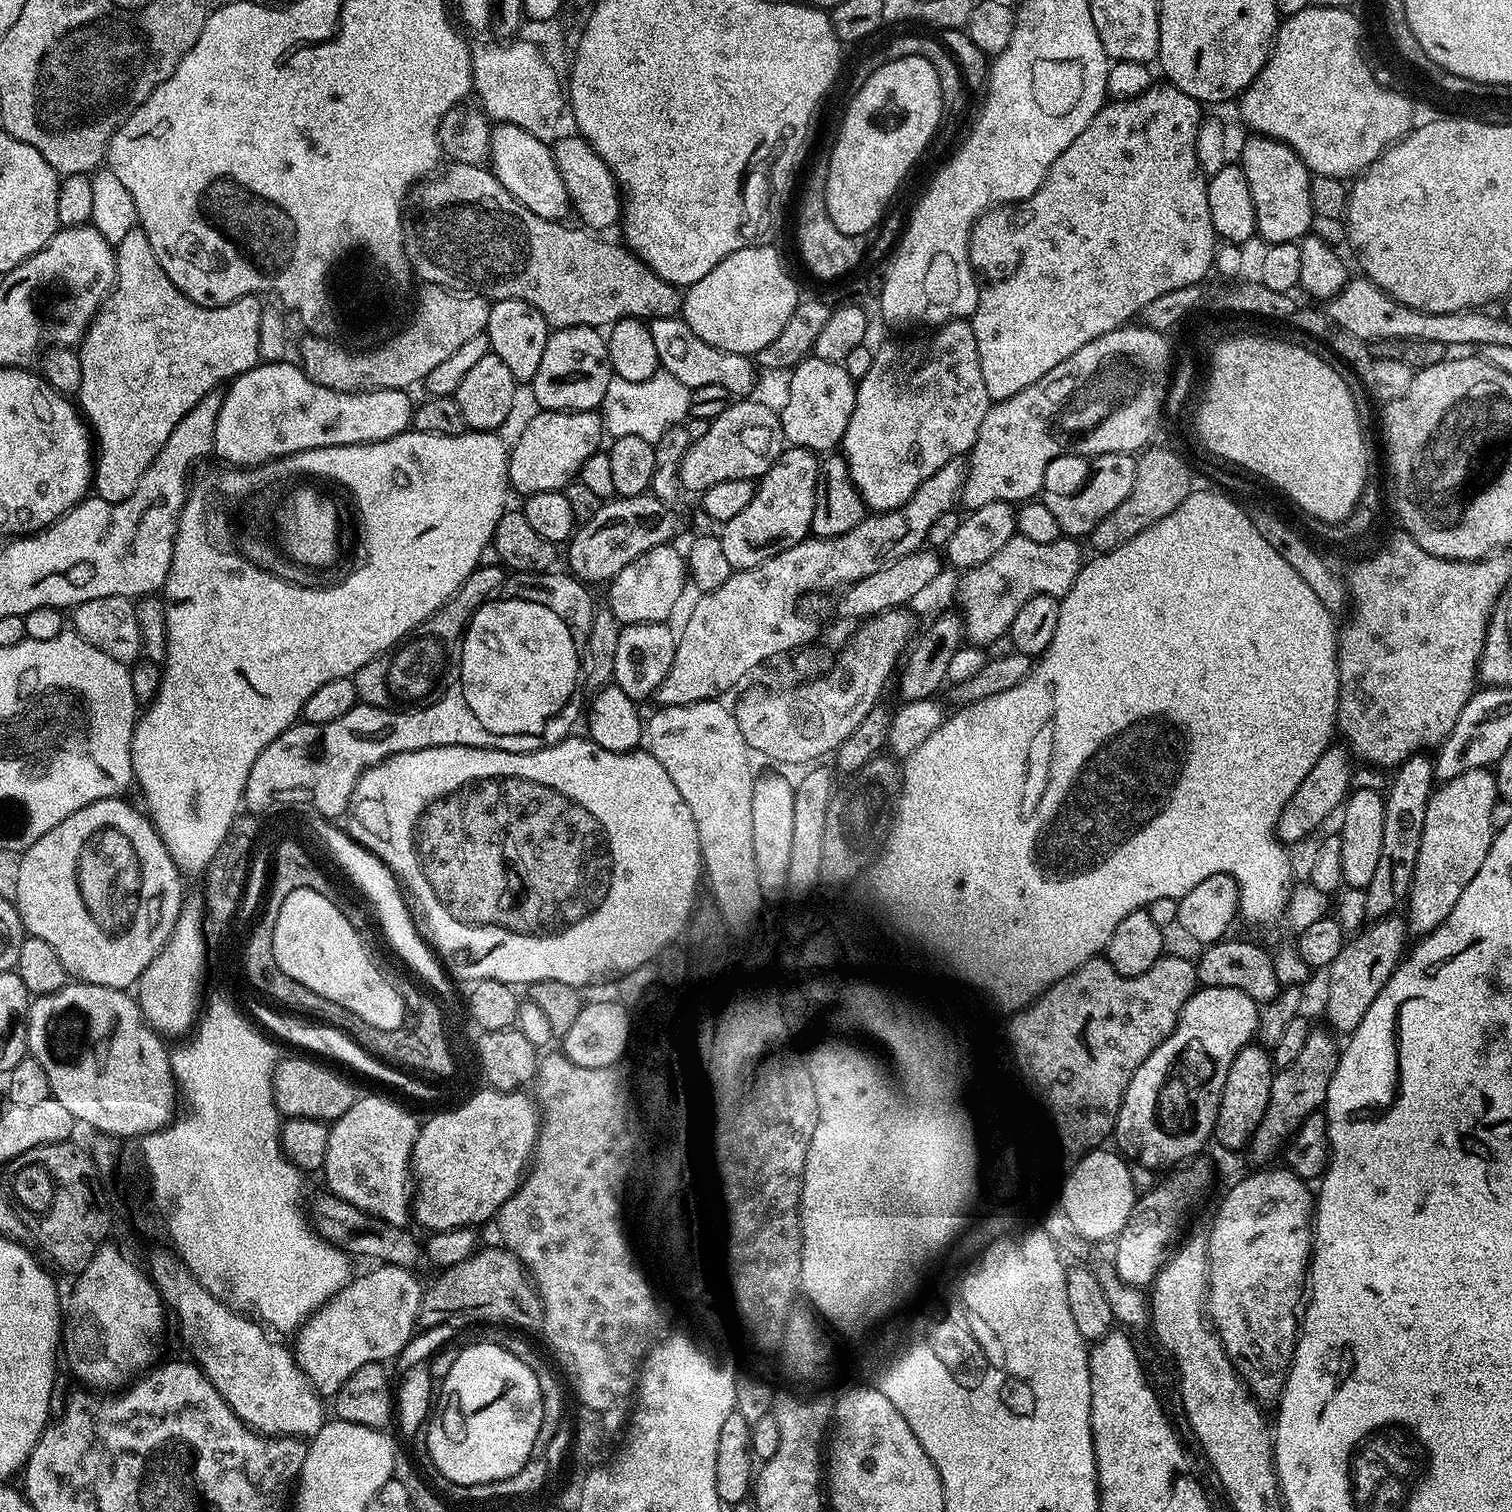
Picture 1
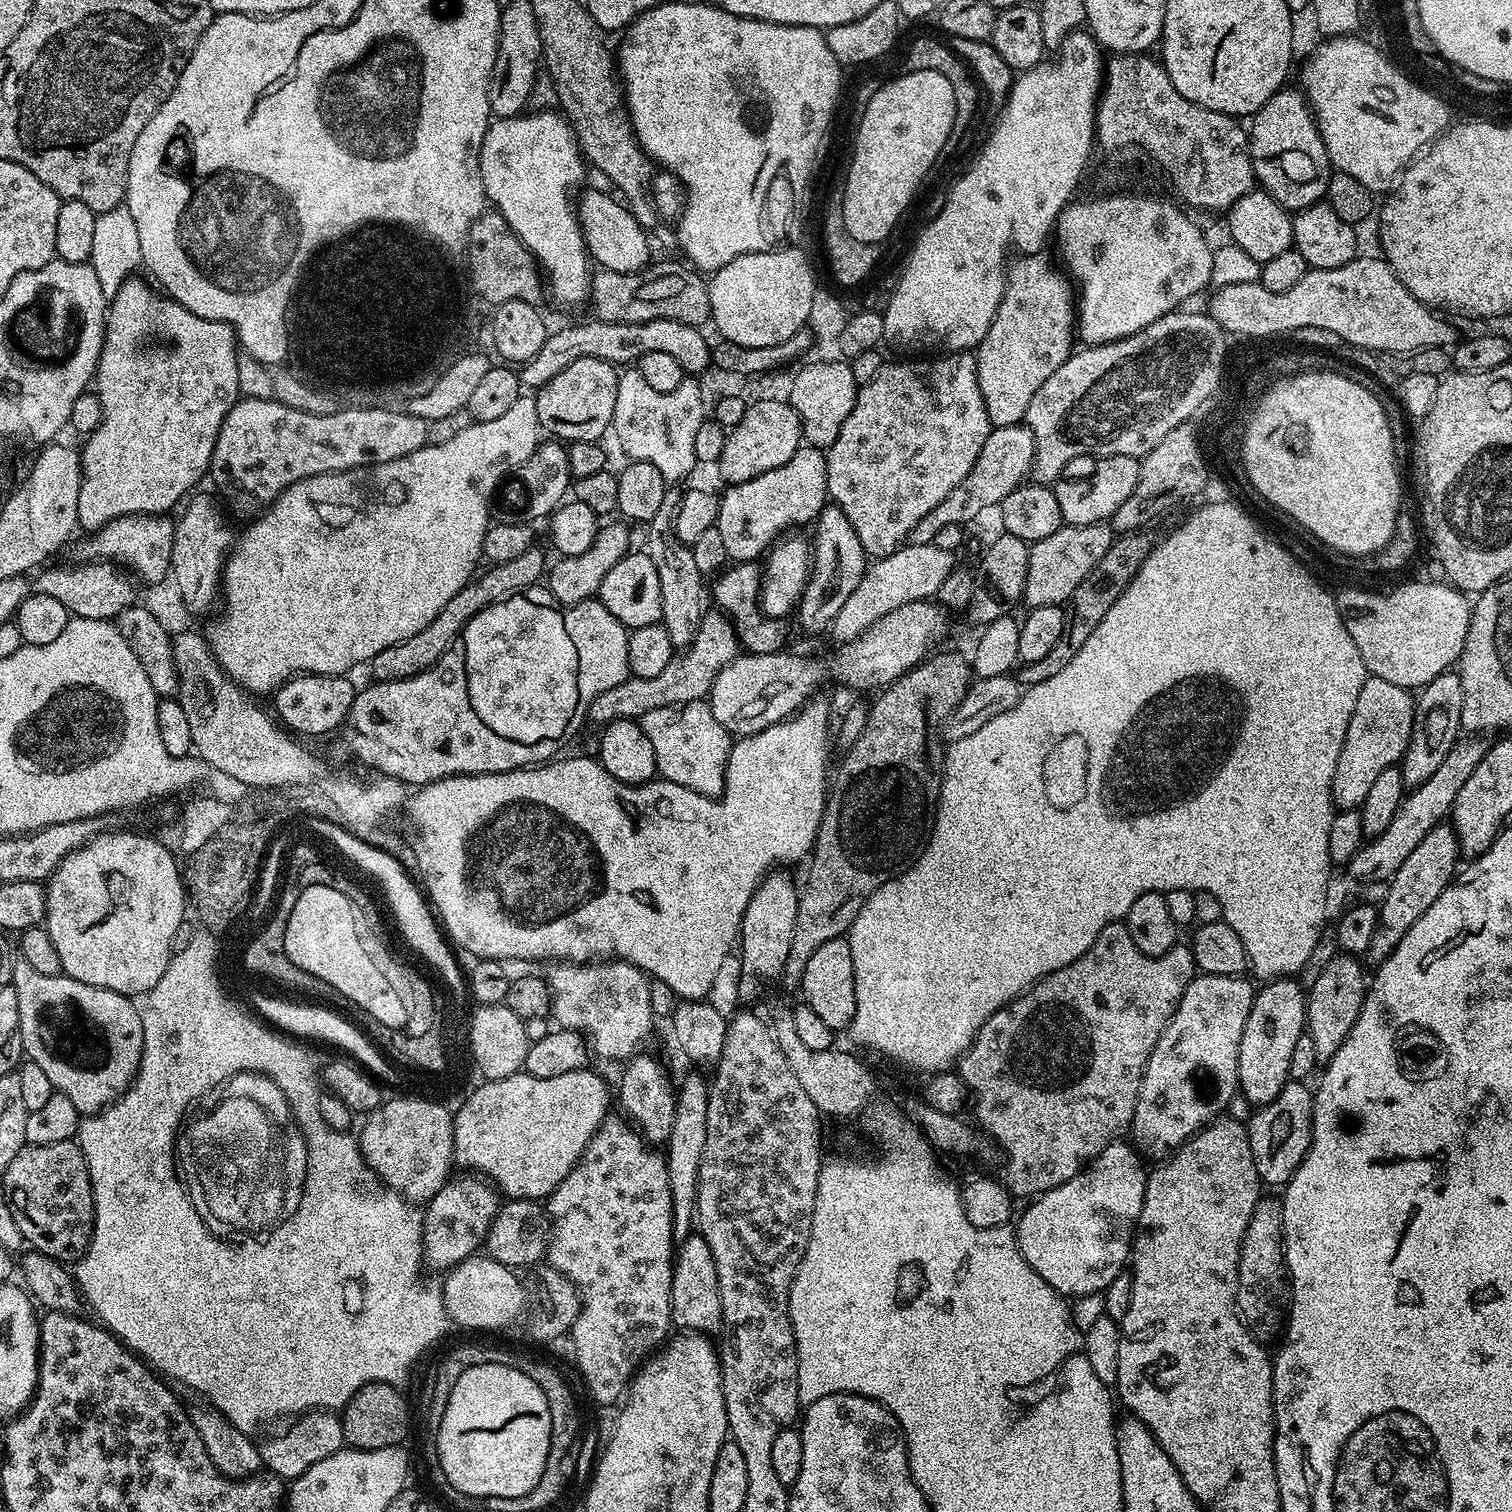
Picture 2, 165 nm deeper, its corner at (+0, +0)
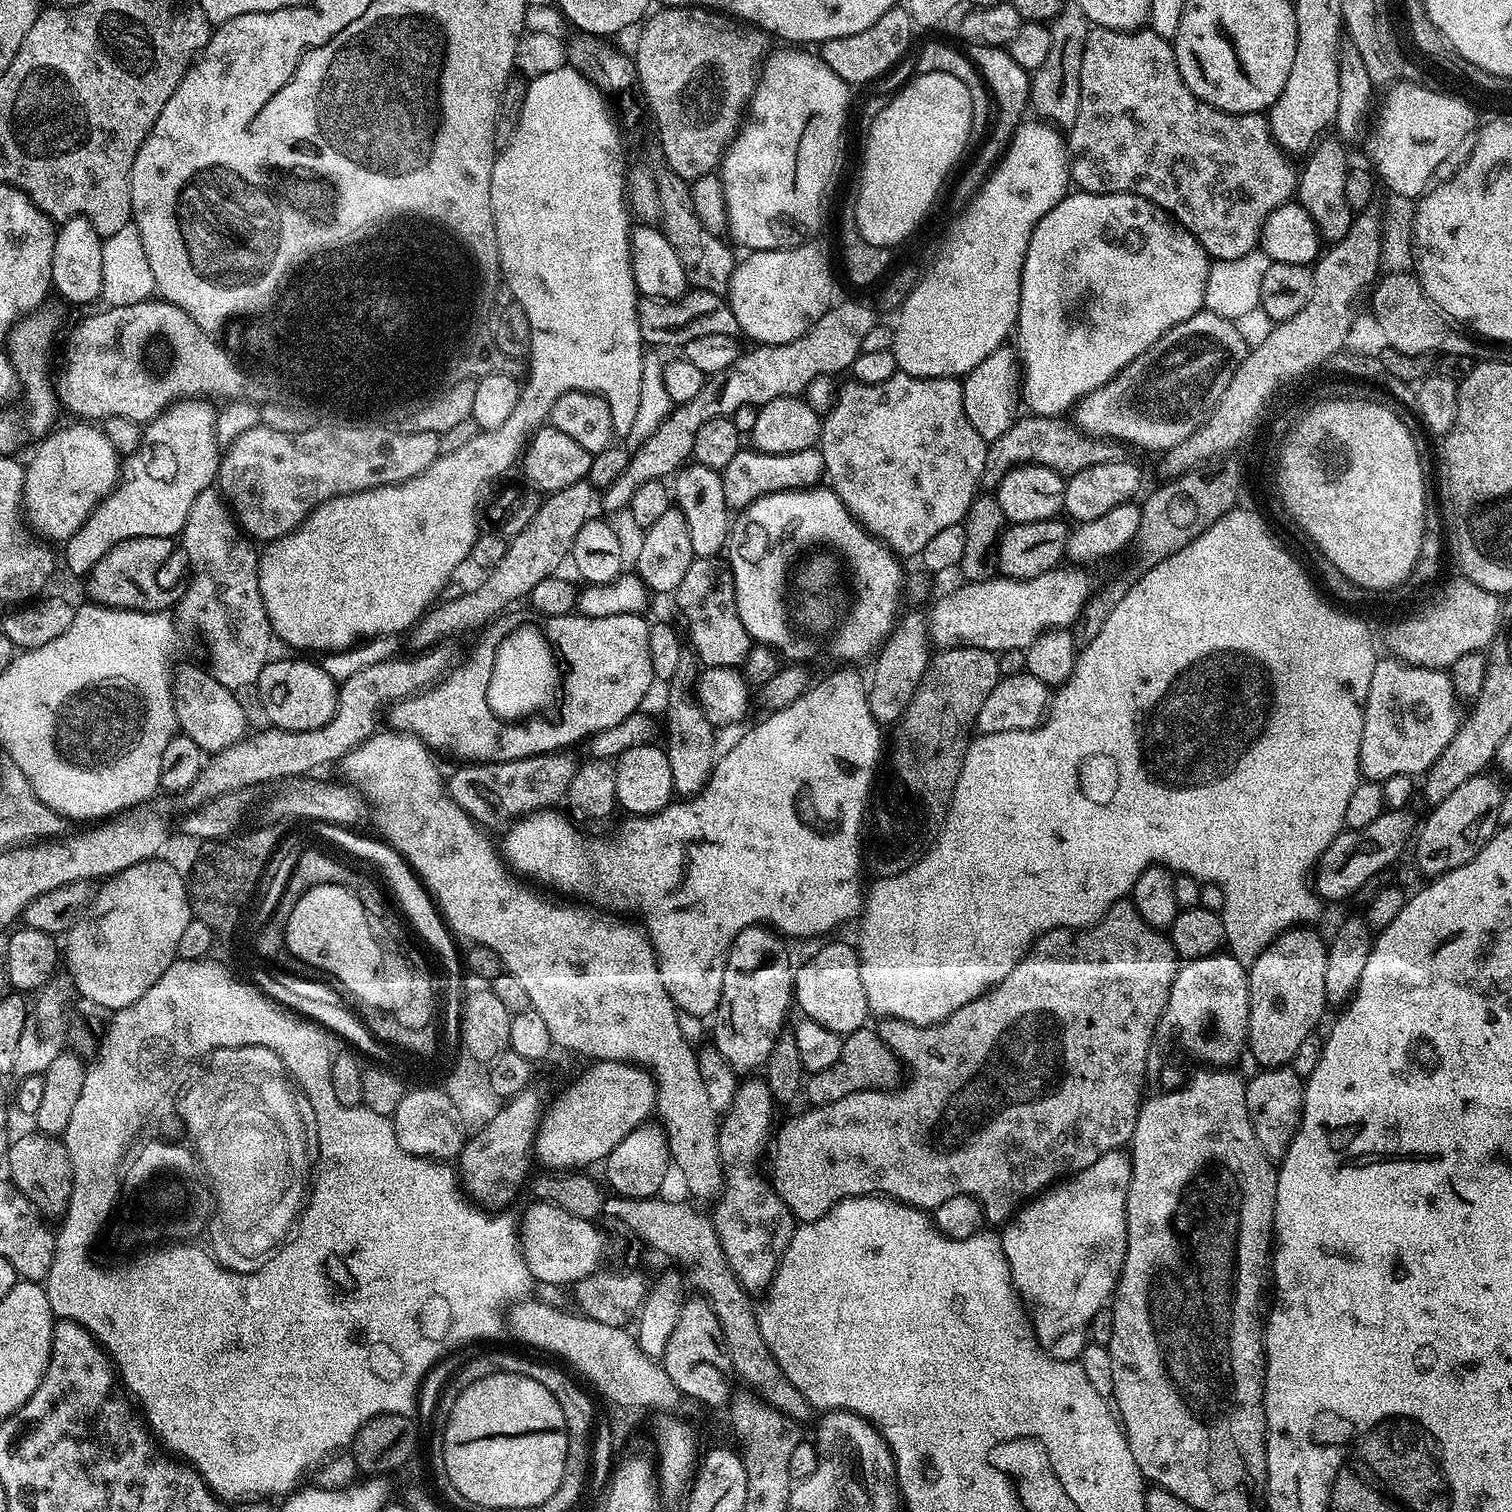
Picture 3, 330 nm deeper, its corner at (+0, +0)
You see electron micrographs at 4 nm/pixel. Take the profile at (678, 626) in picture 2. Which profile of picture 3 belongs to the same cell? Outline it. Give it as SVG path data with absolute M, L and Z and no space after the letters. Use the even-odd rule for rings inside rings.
M686 650L678 658L678 668L674 670L672 680L667 681L668 709L664 712L664 724L668 727L666 751L672 775L672 790L677 797L691 798L704 789L712 769L718 759L714 725L706 718L699 700L696 699L696 682L702 668L696 653Z

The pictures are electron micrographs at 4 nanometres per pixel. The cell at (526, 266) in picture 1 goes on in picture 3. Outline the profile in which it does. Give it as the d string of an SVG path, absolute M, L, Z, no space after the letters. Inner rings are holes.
M701 288L689 290L676 300L654 300L644 298L637 303L636 317L640 323L640 339L645 345L677 344L686 345L691 339L706 334L722 334L739 337L738 318L730 310L727 299Z

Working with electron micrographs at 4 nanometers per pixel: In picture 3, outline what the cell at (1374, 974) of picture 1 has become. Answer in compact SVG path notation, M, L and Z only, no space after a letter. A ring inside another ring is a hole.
M1481 774L1462 782L1454 794L1442 798L1442 802L1431 809L1426 822L1421 823L1415 842L1416 864L1426 878L1443 876L1466 862L1470 862L1488 844L1498 831L1498 806L1504 797L1501 785L1496 785Z

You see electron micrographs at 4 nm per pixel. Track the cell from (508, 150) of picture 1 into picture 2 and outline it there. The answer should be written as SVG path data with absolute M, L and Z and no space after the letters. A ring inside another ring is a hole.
M592 188L581 196L579 193L574 211L584 232L584 244L591 259L595 263L597 260L601 269L609 272L639 272L650 260L648 255L652 248L648 245L649 233L638 222L638 218L634 218L627 203L621 202L611 191L608 192Z

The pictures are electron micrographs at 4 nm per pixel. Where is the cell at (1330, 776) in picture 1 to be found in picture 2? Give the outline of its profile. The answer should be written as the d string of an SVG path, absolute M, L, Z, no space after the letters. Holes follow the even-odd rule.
M1371 675L1362 682L1362 691L1358 702L1354 702L1354 714L1350 714L1350 726L1346 726L1346 738L1334 766L1332 802L1337 809L1359 809L1378 774L1399 765L1410 740L1415 713L1414 696L1409 689Z

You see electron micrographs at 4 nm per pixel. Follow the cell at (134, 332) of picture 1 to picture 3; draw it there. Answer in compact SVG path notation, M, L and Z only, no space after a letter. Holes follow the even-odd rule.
M183 398L169 404L159 416L143 425L140 445L123 457L116 487L100 501L99 506L88 515L84 525L63 545L63 567L65 564L74 575L84 578L109 550L118 546L118 542L143 536L179 537L190 504L202 490L217 483L220 471L222 445L216 438L217 409L208 404L211 403L204 398Z

